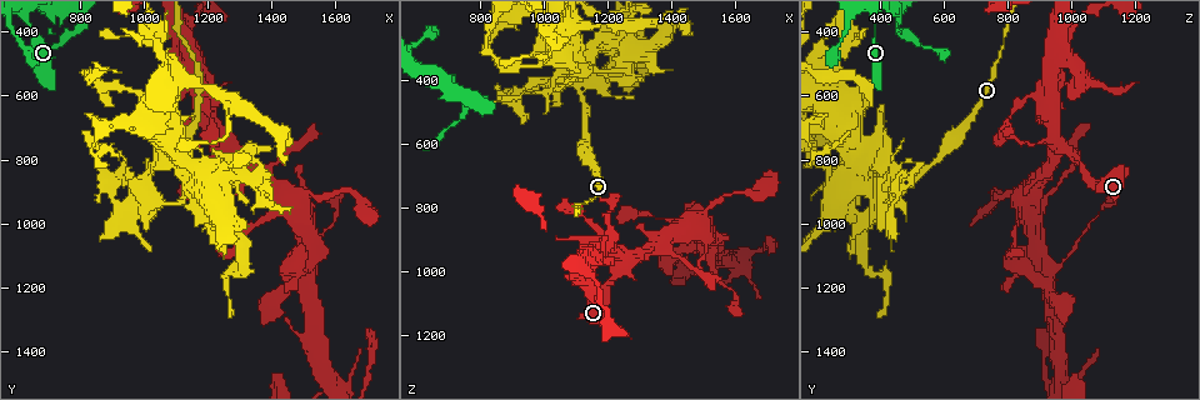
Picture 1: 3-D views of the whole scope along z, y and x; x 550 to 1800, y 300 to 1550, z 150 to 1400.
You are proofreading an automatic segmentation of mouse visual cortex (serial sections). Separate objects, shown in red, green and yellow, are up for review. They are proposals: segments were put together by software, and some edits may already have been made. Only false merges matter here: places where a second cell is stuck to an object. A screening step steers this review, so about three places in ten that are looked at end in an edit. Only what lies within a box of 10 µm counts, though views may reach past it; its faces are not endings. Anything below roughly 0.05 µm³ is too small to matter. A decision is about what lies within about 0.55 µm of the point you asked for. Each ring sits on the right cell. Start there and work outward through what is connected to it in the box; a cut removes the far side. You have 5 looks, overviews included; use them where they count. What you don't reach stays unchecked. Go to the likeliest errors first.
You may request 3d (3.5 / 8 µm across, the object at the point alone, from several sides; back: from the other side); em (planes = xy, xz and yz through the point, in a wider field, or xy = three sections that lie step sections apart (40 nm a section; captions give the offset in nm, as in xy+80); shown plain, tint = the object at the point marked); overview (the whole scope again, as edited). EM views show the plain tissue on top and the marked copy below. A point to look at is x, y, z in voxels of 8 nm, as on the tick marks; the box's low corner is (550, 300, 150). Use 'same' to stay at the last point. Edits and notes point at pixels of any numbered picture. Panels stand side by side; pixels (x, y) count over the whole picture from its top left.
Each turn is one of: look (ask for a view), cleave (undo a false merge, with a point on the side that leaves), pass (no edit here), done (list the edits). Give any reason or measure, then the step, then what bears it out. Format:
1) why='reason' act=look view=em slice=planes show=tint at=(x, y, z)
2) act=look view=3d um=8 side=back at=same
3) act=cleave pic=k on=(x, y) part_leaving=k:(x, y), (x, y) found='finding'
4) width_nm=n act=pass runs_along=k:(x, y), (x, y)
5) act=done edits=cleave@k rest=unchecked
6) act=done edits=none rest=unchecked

why='four arms meet' act=look view=3d um=3.5 at=(1120, 930, 440)

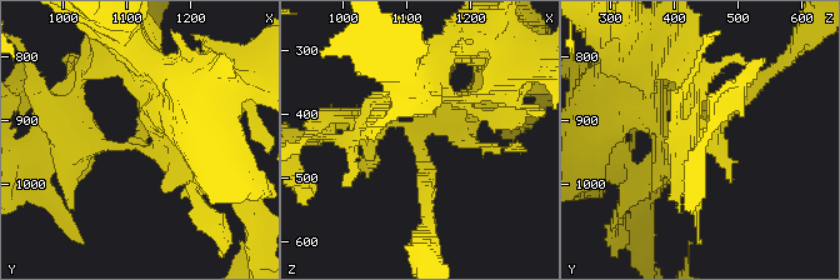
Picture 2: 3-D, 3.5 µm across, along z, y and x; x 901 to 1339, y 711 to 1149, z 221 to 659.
act=look view=em slice=xy step=1 show=tint at=(1115, 930, 440)

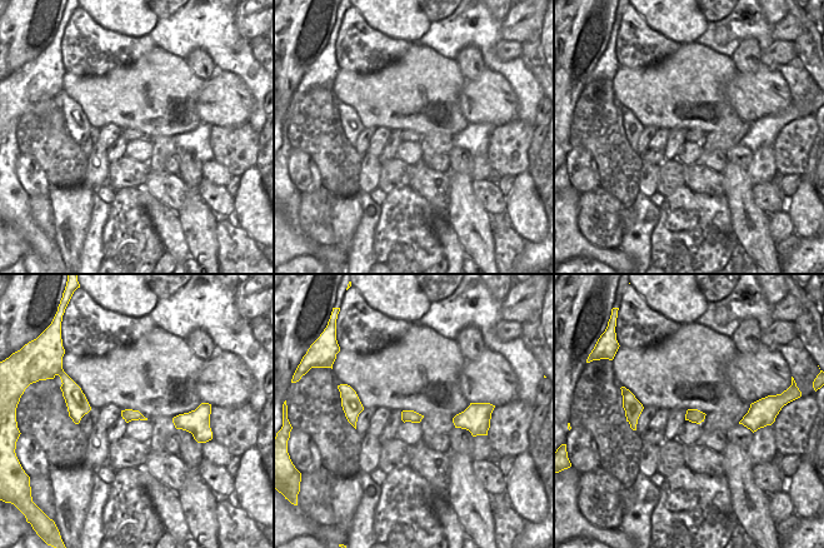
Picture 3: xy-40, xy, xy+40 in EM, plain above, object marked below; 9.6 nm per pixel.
act=cleave pic=2 on=(656, 116) part_leaving=2:(695, 145), (669, 149), (634, 73) found='two cells meet here'

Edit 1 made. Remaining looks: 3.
why='abrupt turn' act=look view=3d um=3.5 at=(800, 390, 460)

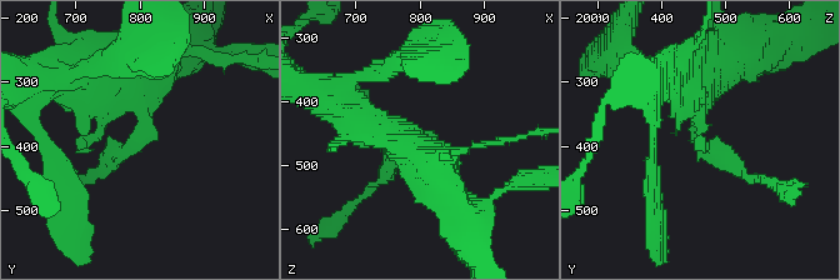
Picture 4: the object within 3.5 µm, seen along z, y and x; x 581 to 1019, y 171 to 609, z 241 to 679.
act=look view=em slice=xy step=2 show=tint at=(800, 390, 455)

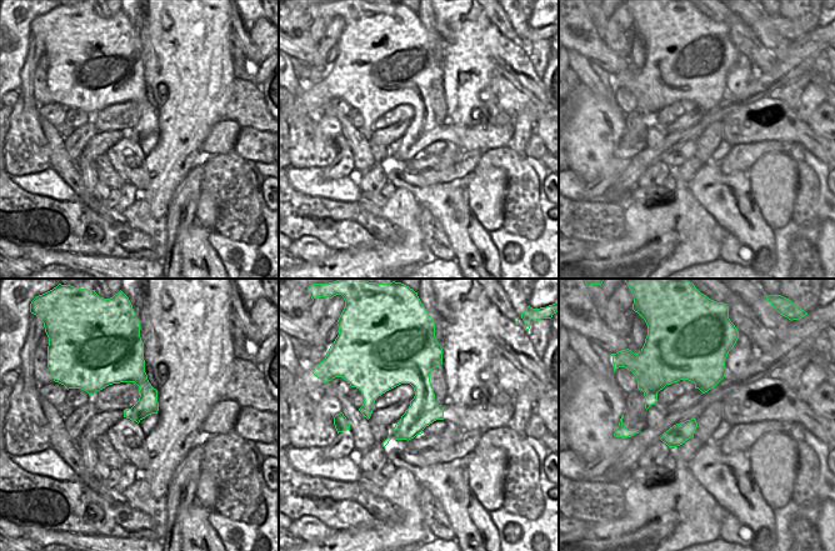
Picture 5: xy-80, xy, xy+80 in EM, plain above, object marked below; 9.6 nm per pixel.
act=cleave pic=4 on=(733, 163) found='two cells meet here'

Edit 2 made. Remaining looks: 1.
act=done edits=cleave@2,cleave@4 rest=unchecked

